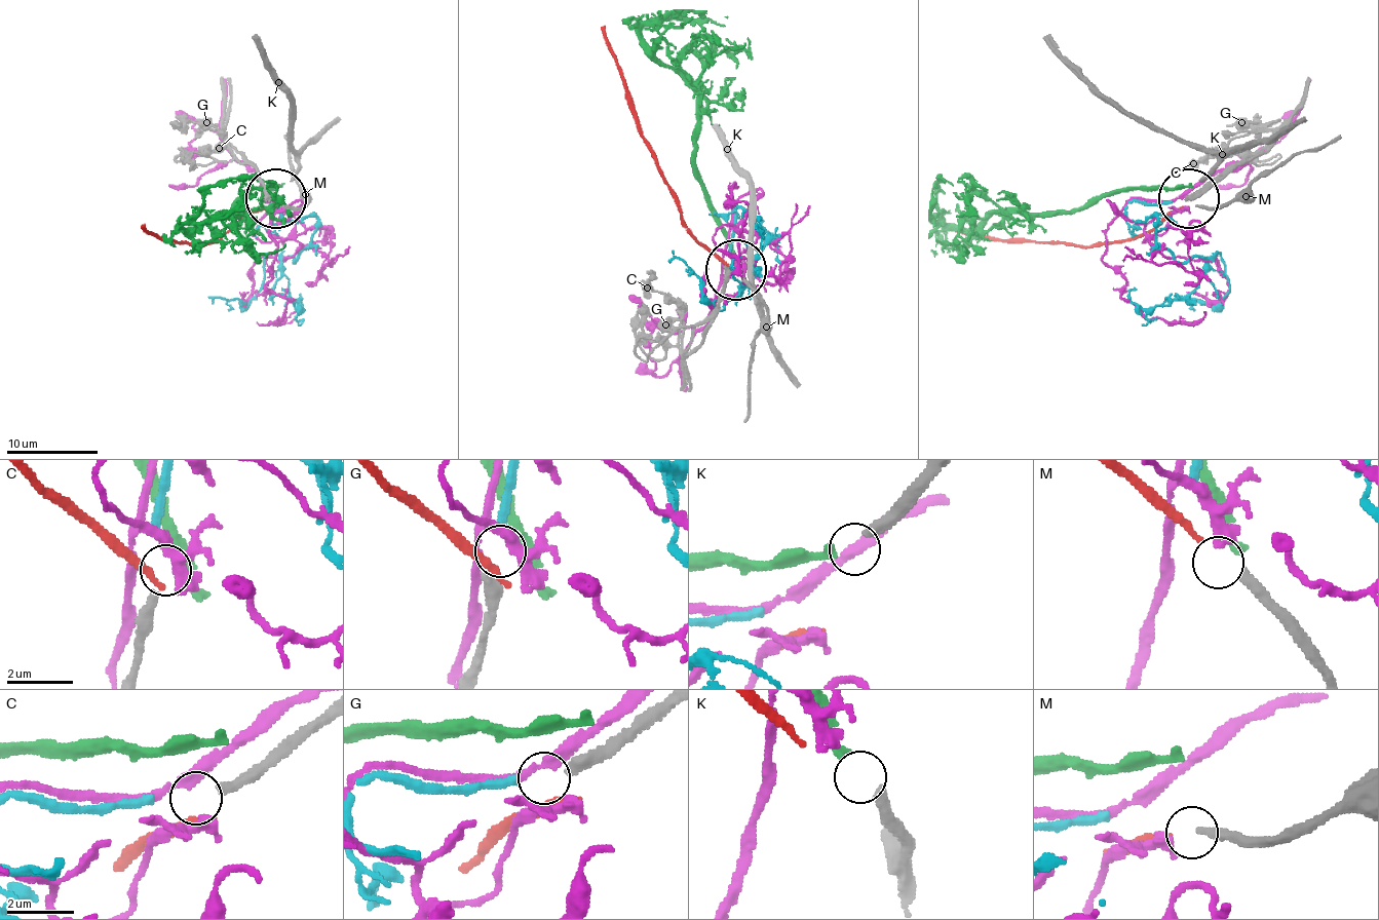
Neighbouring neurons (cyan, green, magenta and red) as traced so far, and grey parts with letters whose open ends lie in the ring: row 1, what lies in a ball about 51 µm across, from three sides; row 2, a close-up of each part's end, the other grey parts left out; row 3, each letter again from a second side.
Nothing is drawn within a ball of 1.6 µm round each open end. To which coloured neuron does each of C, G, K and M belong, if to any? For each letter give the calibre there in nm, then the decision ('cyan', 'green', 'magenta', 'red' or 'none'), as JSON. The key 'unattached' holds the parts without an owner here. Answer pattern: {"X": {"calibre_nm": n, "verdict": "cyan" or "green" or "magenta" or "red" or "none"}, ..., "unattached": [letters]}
{"C": {"calibre_nm": 300, "verdict": "none"}, "G": {"calibre_nm": 360, "verdict": "cyan"}, "K": {"calibre_nm": 360, "verdict": "green"}, "M": {"calibre_nm": 280, "verdict": "red"}, "unattached": ["C"]}

